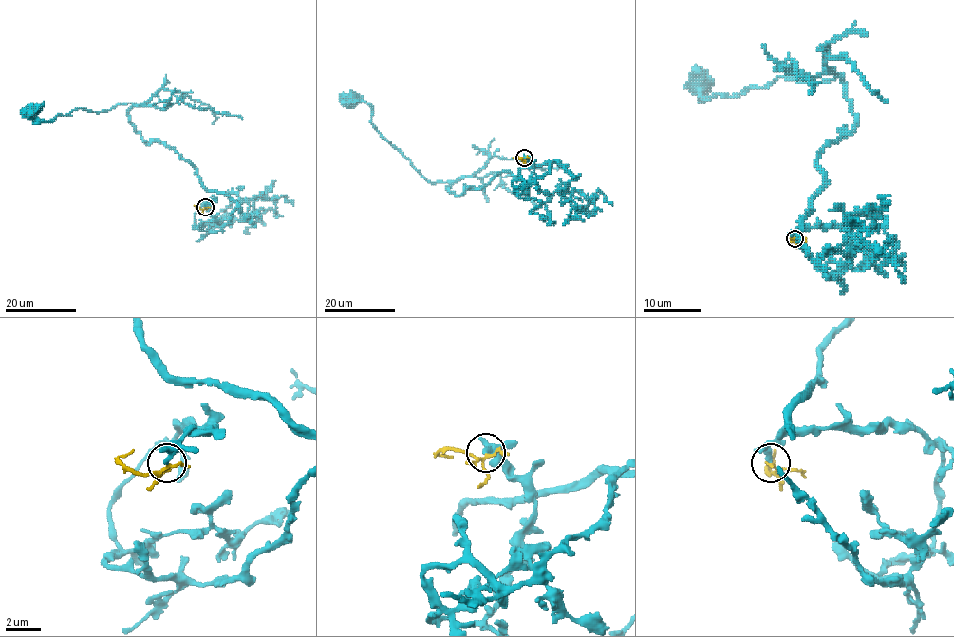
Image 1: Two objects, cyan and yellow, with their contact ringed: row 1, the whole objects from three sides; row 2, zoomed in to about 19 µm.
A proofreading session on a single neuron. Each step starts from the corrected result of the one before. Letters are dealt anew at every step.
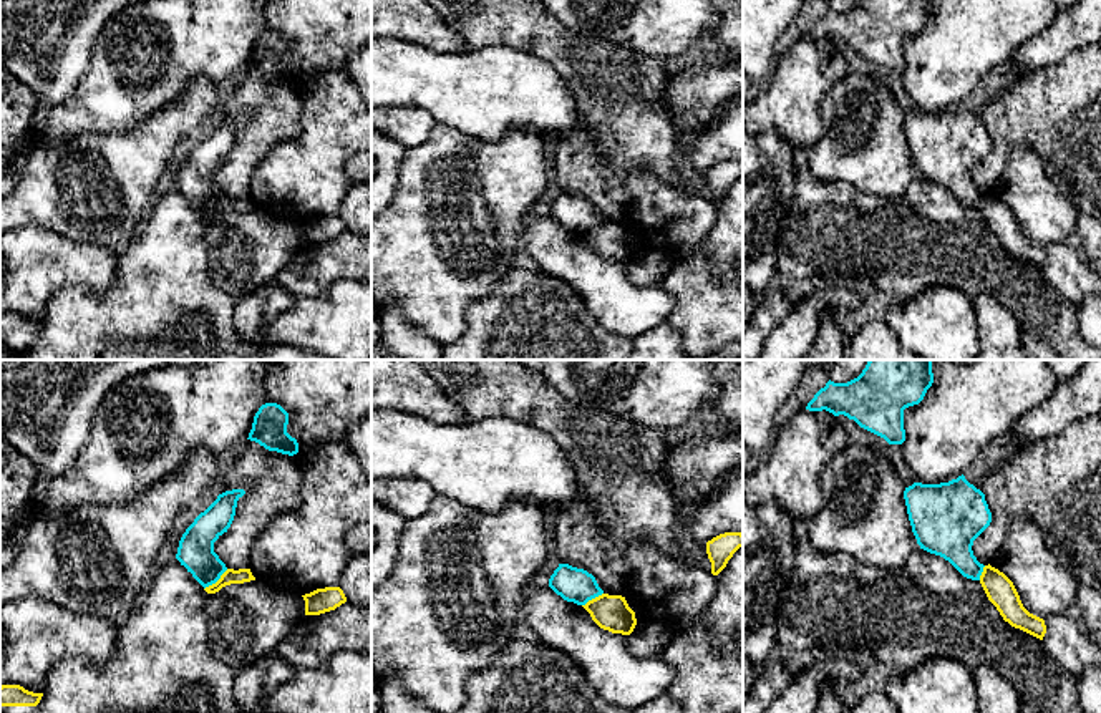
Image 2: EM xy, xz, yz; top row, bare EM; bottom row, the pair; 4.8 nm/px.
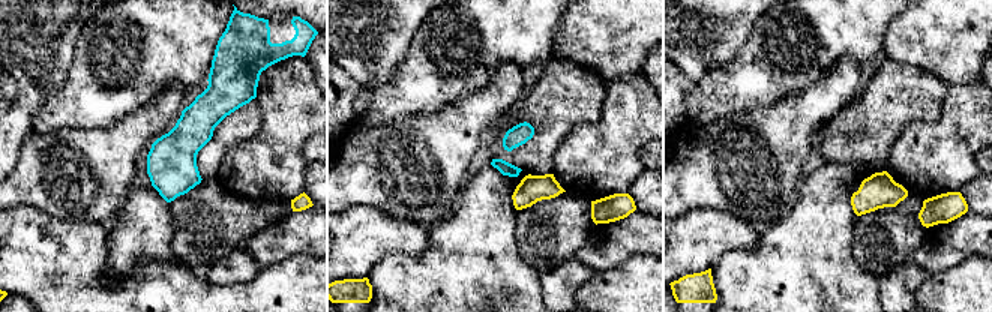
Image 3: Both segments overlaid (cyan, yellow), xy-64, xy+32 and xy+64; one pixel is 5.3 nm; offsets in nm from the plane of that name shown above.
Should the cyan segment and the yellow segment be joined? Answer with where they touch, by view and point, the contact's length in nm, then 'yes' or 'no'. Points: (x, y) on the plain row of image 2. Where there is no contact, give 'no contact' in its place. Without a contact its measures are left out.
xy (216, 209) | 160 nm | no

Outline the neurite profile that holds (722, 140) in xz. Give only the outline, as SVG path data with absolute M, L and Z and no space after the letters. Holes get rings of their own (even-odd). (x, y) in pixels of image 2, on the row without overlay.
M743 96L726 103L685 146L683 162L700 172L725 161L743 162Z

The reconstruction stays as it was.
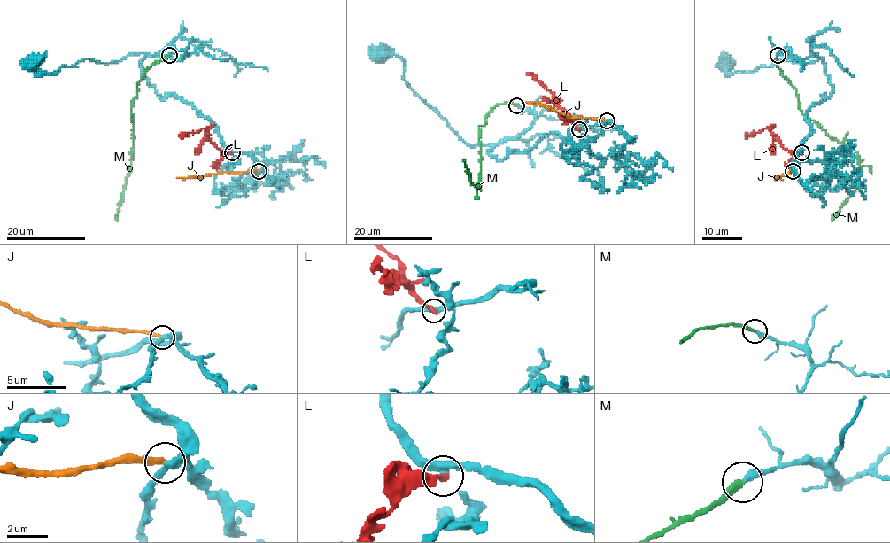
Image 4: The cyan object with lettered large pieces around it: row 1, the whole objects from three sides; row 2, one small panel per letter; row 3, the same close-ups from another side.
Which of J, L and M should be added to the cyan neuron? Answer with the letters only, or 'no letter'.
M

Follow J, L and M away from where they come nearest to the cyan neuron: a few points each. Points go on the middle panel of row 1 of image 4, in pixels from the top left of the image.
J: (607, 120), (568, 117), (537, 104), (523, 101)
L: (579, 129), (557, 105), (553, 95), (527, 72)
M: (517, 105), (497, 104), (486, 117), (485, 124), (479, 127), (480, 181), (477, 189), (472, 184), (464, 159)

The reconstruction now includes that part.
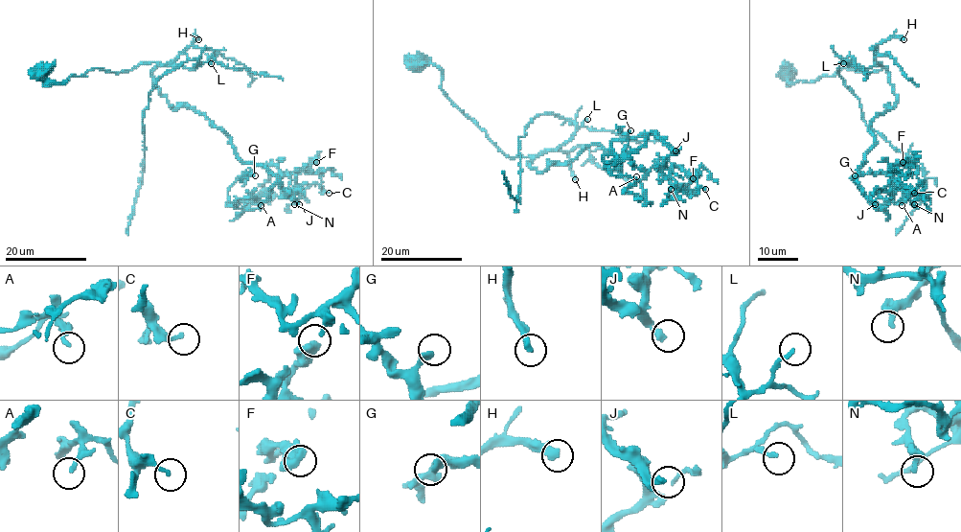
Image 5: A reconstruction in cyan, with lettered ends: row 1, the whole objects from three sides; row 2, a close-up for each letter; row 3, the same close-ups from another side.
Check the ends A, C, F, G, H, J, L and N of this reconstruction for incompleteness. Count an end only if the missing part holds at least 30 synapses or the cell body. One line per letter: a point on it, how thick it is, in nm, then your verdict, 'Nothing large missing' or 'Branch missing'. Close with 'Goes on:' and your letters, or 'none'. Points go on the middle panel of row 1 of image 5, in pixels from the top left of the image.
A: Place: (636, 176). Thickness 200 nm. Branch missing
C: Place: (705, 189). Thickness 180 nm. Nothing large missing
F: Place: (693, 178). Thickness 550 nm. Nothing large missing
G: Place: (630, 130). Thickness 320 nm. Nothing large missing
H: Place: (575, 179). Thickness 340 nm. Branch missing
J: Place: (675, 150). Thickness 280 nm. Branch missing
L: Place: (587, 119). Thickness 190 nm. Branch missing
N: Place: (671, 189). Thickness 240 nm. Nothing large missing
Goes on: A, H, J, L

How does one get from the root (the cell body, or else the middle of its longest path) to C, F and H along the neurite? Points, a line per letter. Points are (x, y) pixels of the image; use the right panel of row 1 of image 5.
C: (789, 72), (814, 81), (881, 62), (898, 99), (869, 127), (857, 182), (870, 197), (892, 169), (914, 193)
F: (789, 72), (881, 62), (898, 99), (857, 182), (888, 191), (903, 162)
H: (789, 72), (791, 83), (841, 68), (877, 72), (882, 65), (875, 48), (892, 37), (903, 39)

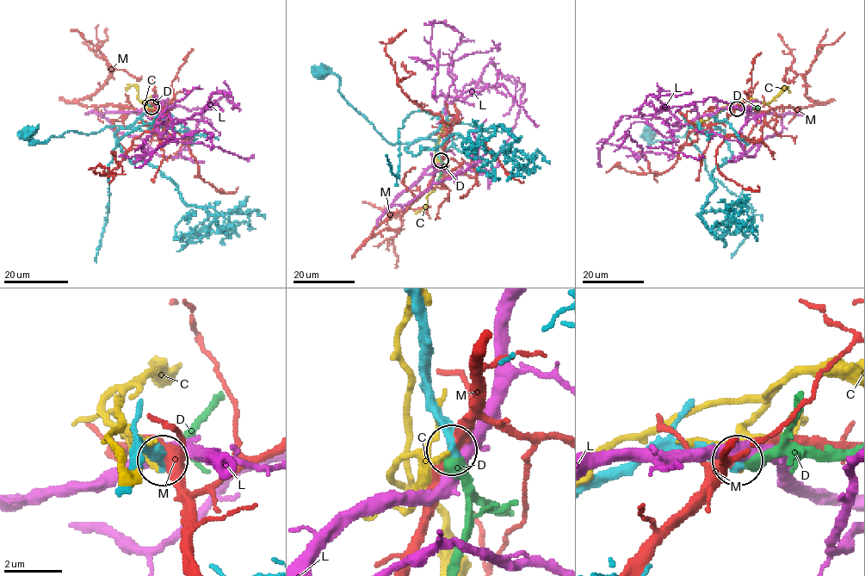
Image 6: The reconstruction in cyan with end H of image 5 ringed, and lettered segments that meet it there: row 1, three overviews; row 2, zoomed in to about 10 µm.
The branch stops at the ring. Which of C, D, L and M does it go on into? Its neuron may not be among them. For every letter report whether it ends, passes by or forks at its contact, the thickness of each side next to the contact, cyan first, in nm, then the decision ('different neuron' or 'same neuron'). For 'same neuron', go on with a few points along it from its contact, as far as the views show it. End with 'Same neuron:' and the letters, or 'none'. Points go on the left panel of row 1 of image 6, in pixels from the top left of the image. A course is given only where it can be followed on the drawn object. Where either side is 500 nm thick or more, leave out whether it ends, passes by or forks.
C: it ends there; 400 nm thick on the cyan side, 200 nm on the other; different neuron
D: 400 nm thick on the cyan side, 500 nm on the other; same neuron
L: it forks there; 360 nm thick on the cyan side, 360 nm on the other; different neuron
M: it forks there; 480 nm thick on the cyan side, 400 nm on the other; different neuron
Same neuron: D

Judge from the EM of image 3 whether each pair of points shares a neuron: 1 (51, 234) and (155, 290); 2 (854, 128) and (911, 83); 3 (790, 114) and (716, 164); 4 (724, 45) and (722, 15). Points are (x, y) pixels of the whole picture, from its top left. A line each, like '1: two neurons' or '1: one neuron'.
1: one neuron
2: one neuron
3: one neuron
4: one neuron

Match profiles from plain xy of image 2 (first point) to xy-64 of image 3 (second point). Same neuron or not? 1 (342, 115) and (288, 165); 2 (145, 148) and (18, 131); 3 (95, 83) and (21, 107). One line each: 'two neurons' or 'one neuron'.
1: one neuron
2: two neurons
3: two neurons

